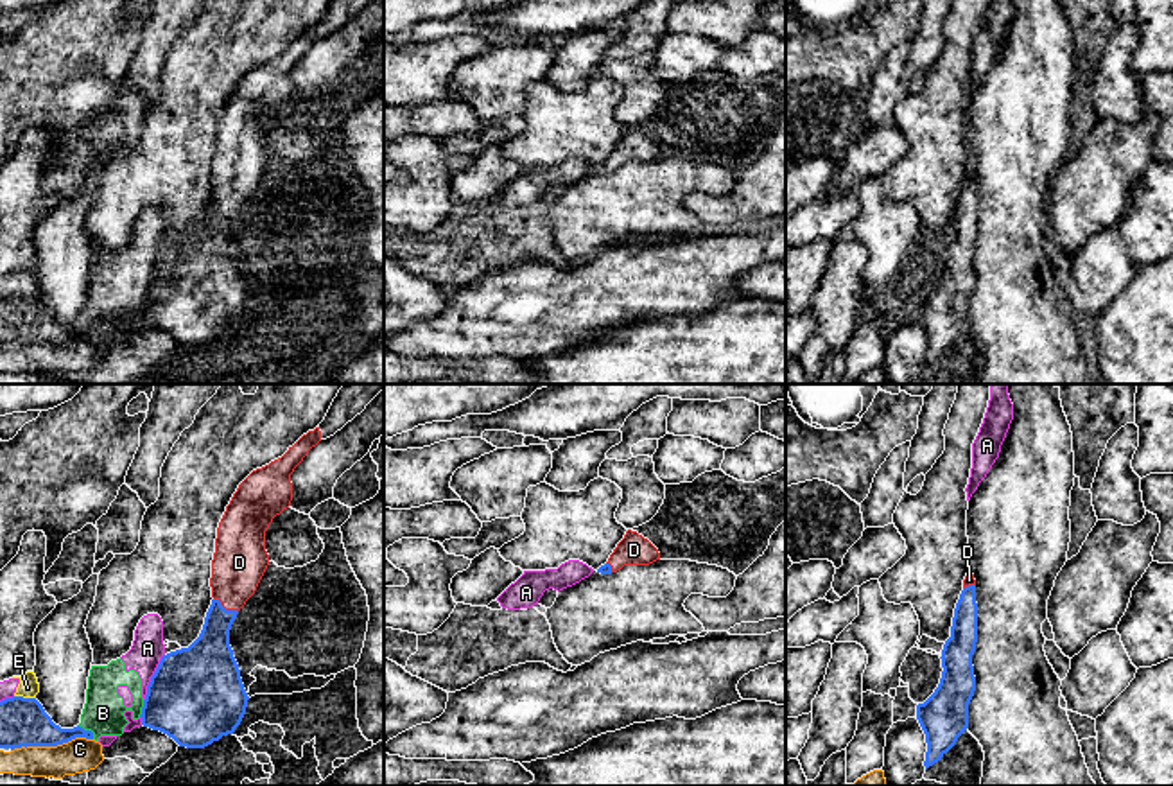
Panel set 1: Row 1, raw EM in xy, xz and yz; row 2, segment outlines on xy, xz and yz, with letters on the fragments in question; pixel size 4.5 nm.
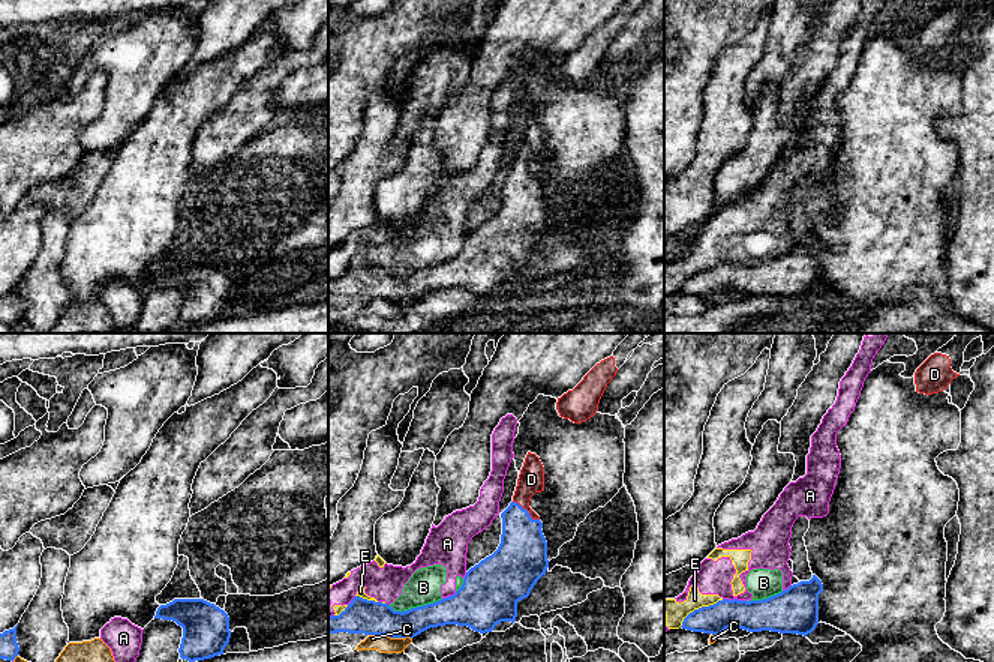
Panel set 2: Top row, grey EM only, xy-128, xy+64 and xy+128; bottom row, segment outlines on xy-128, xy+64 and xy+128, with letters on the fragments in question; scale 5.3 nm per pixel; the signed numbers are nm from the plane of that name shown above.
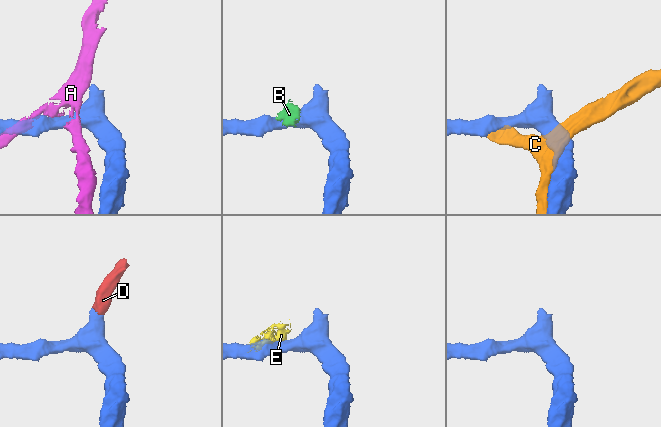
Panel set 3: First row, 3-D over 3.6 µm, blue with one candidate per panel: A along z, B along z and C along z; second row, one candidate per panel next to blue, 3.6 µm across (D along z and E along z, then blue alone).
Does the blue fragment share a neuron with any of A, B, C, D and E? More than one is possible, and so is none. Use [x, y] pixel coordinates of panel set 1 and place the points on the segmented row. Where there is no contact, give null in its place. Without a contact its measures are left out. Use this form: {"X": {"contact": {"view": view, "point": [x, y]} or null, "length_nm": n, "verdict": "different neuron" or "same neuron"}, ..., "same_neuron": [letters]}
{"A": {"contact": {"view": "xy", "point": [151, 677]}, "length_nm": 240, "verdict": "different neuron"}, "B": {"contact": {"view": "xy", "point": [88, 731]}, "length_nm": 100, "verdict": "different neuron"}, "C": {"contact": {"view": "xy", "point": [51, 745]}, "length_nm": 380, "verdict": "different neuron"}, "D": {"contact": {"view": "xy", "point": [225, 609]}, "length_nm": 130, "verdict": "same neuron"}, "E": {"contact": {"view": "xy", "point": [26, 698]}, "length_nm": 100, "verdict": "different neuron"}, "same_neuron": ["D"]}

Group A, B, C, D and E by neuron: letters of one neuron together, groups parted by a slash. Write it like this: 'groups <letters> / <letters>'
groups A B E / C / D

